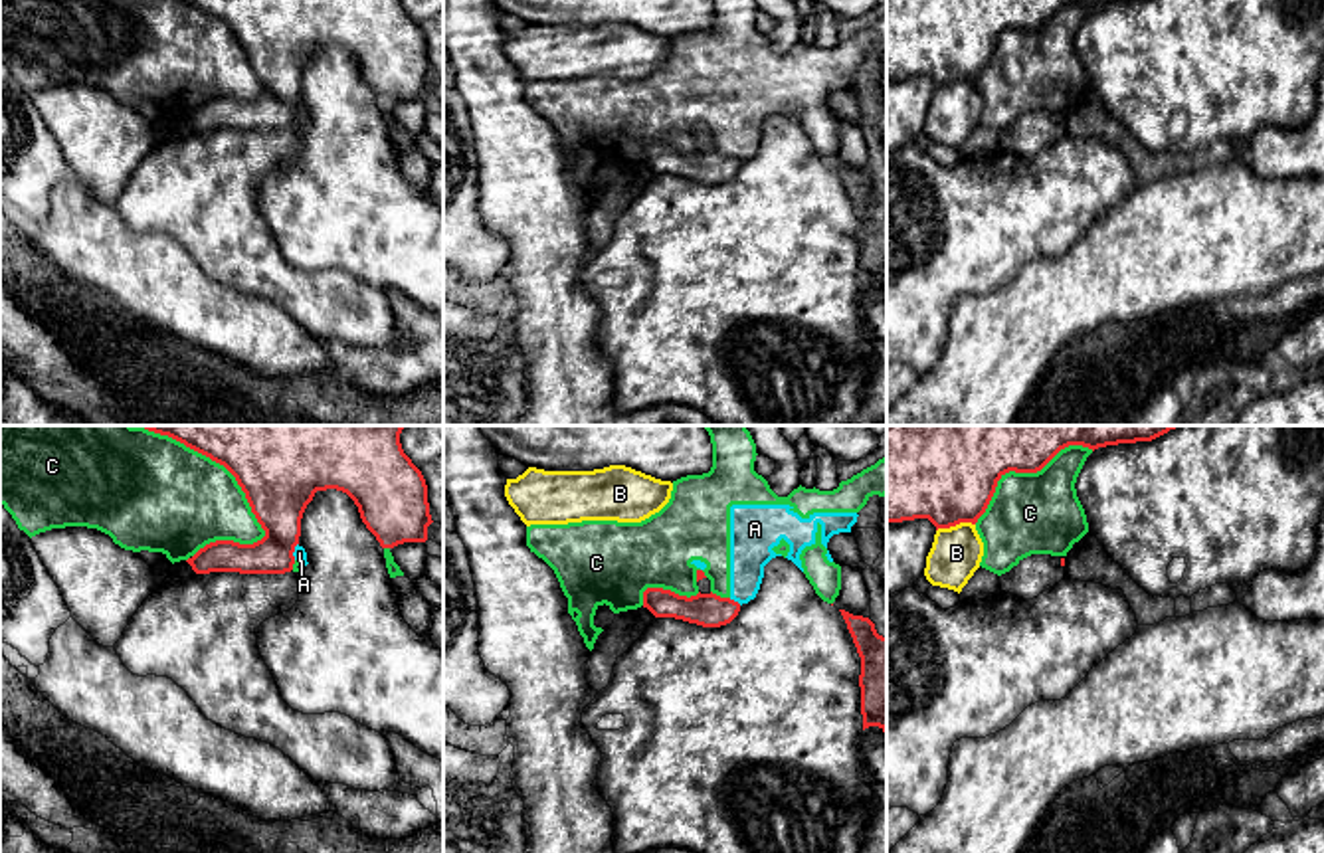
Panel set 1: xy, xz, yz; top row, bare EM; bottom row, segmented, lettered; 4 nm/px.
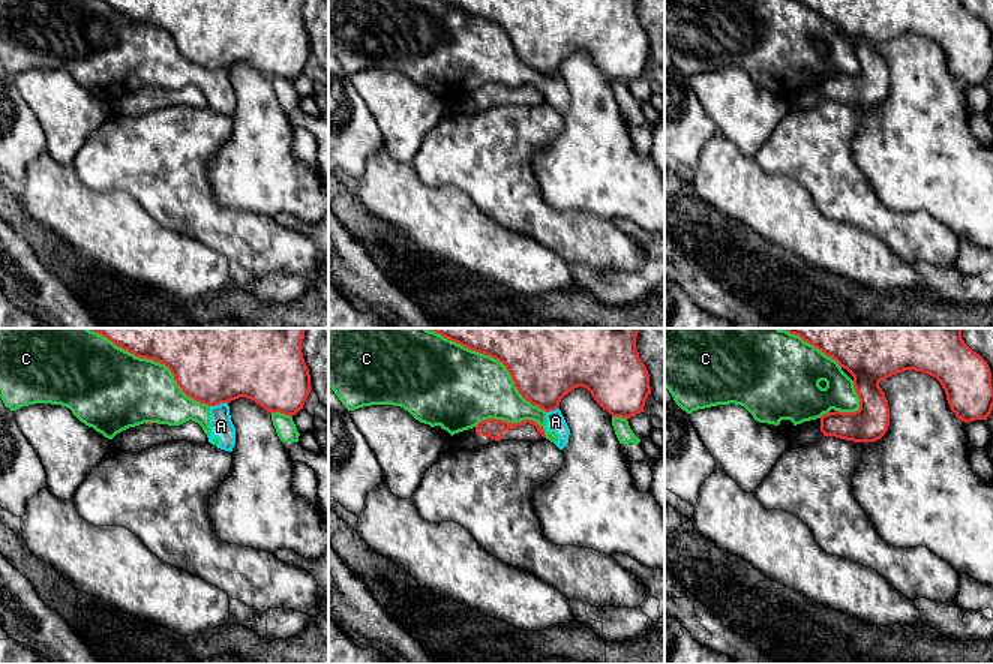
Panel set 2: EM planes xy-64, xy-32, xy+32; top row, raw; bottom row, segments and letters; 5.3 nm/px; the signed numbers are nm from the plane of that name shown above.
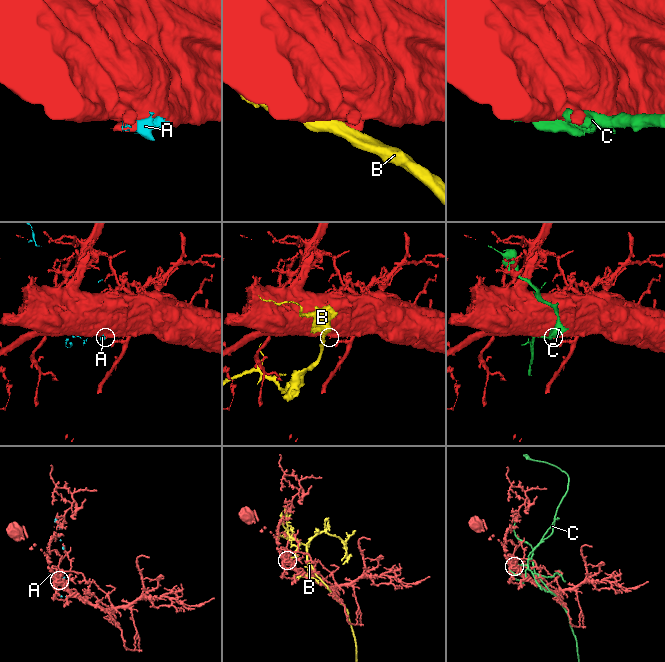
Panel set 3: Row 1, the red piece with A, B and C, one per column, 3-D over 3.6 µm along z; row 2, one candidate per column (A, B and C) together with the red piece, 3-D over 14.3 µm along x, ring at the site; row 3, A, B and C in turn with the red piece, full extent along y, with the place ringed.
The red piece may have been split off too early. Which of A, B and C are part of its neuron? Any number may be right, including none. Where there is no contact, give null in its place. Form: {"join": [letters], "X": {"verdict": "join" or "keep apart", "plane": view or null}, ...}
{"join": [], "A": {"verdict": "keep apart", "plane": "xz"}, "B": {"verdict": "keep apart", "plane": "yz"}, "C": {"verdict": "keep apart", "plane": "xy"}}

